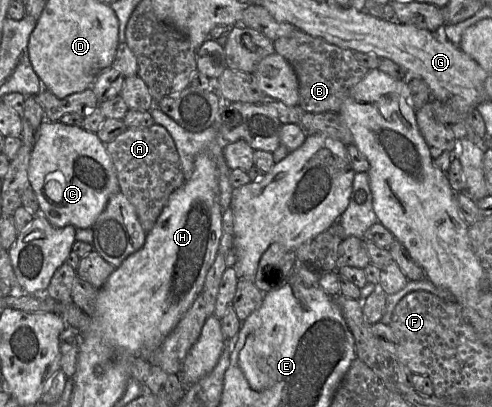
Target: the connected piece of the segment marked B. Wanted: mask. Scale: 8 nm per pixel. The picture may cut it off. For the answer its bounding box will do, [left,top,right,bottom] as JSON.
[273,29,369,113]

